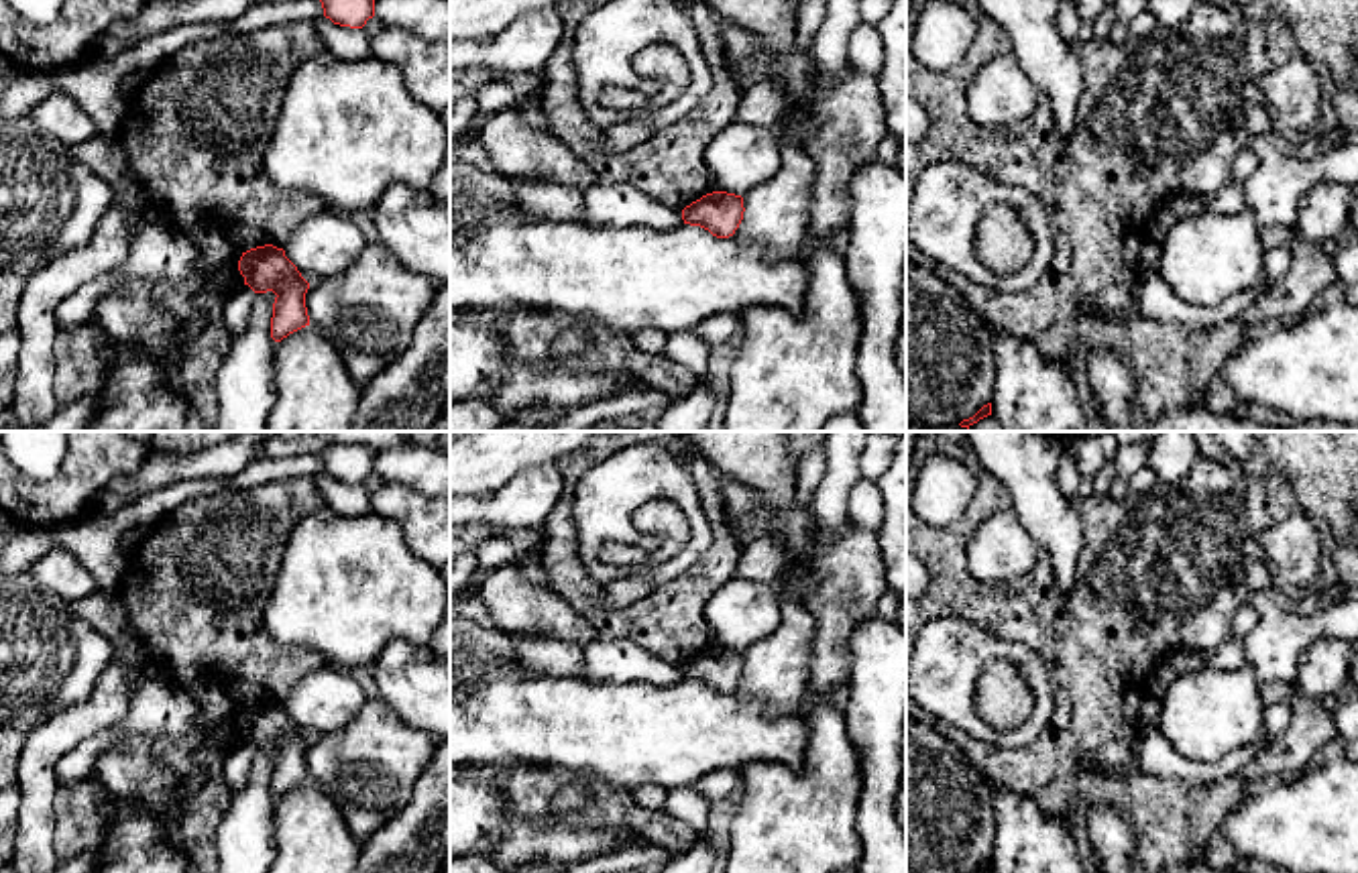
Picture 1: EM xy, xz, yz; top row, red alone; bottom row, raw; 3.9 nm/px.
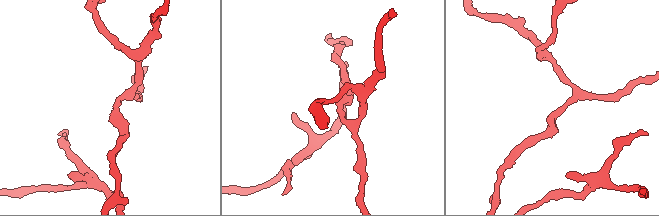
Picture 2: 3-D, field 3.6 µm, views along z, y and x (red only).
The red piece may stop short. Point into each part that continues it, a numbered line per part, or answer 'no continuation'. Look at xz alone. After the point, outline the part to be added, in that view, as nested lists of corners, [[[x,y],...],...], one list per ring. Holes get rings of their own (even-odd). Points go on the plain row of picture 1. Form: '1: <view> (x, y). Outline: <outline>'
no continuation

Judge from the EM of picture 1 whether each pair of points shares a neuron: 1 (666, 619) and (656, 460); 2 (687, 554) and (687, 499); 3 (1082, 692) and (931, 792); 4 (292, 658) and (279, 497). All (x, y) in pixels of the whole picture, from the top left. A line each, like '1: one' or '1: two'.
1: two
2: one
3: two
4: one

